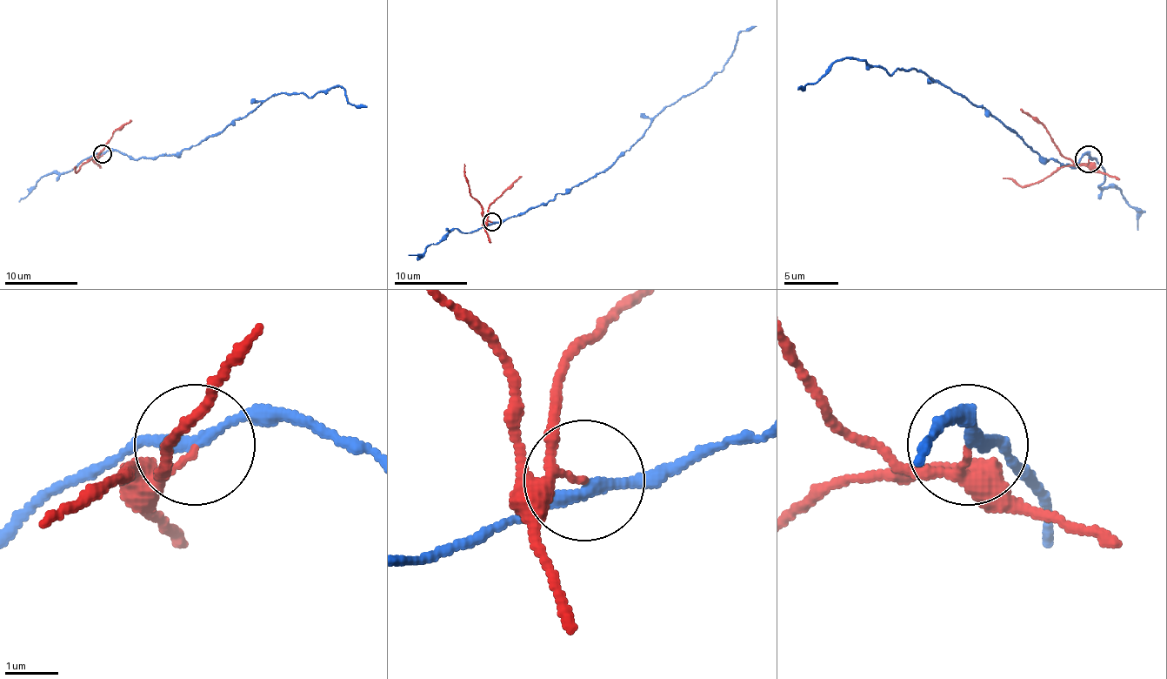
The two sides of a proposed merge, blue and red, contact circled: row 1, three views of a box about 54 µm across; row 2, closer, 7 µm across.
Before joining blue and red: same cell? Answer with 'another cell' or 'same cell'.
another cell

